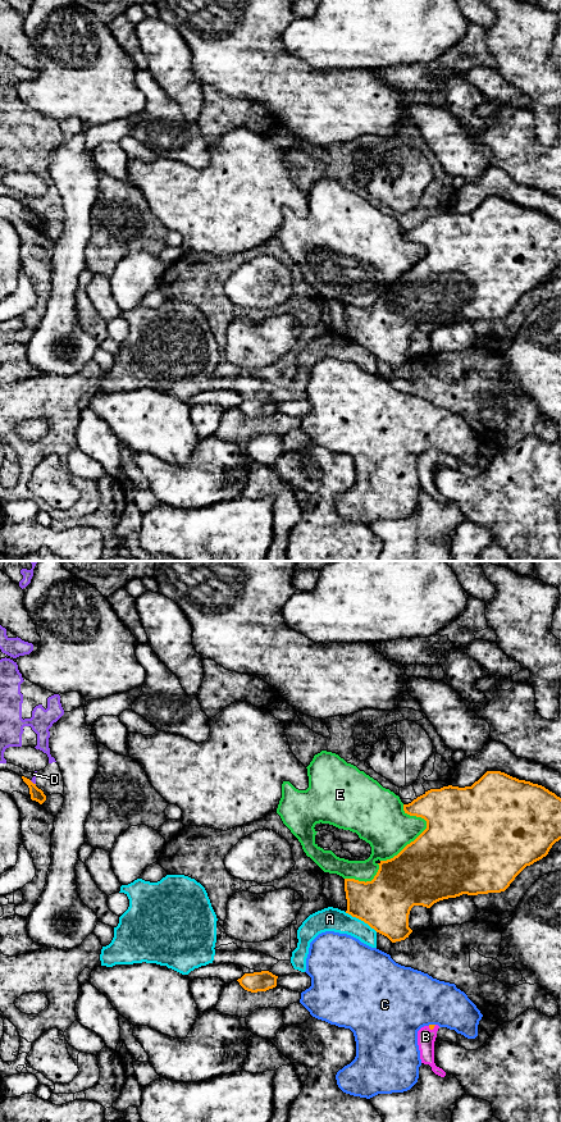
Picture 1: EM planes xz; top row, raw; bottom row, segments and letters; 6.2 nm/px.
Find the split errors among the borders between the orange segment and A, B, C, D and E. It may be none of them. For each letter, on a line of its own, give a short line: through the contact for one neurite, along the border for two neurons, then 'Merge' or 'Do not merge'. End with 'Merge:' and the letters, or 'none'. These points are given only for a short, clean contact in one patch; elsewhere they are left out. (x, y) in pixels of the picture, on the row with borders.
A: Do not merge
B: Line: xz (430, 1026), (432, 1029), (425, 1036). Merge
C: Do not merge
D: Do not merge
E: Do not merge
Merge: B

